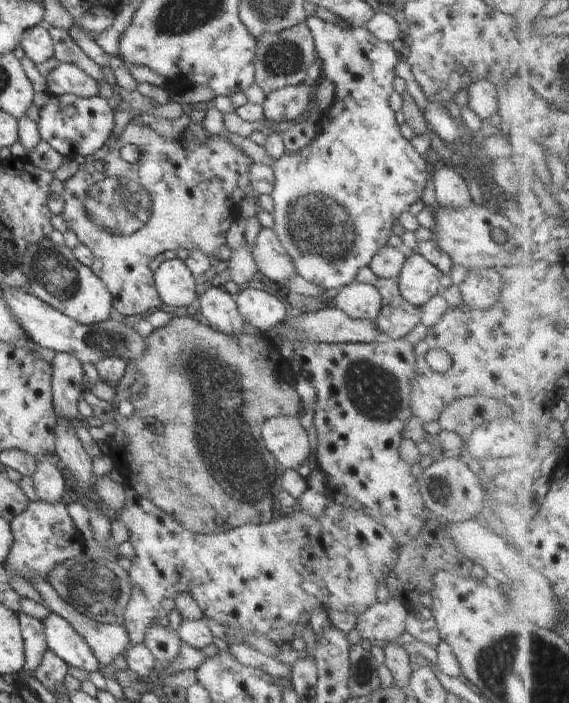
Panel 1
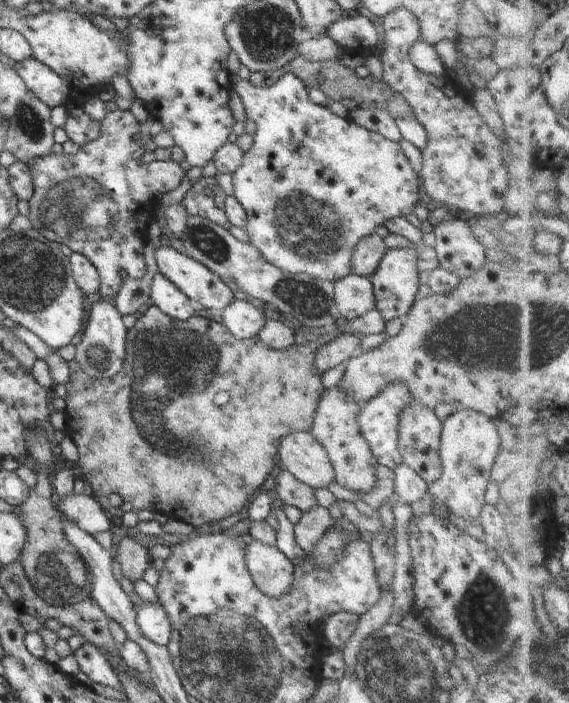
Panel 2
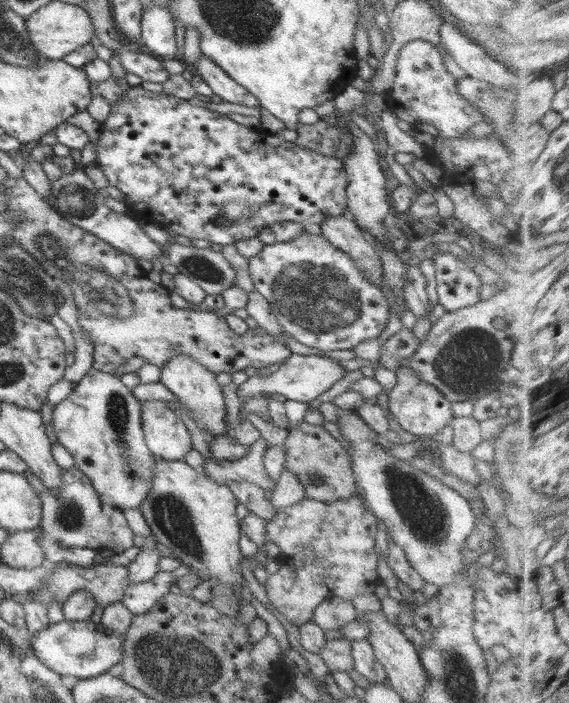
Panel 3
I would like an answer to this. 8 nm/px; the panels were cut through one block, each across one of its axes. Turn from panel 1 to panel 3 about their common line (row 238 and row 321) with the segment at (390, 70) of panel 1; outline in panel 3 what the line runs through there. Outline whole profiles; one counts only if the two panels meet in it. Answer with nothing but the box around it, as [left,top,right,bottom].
[247,233,390,350]

